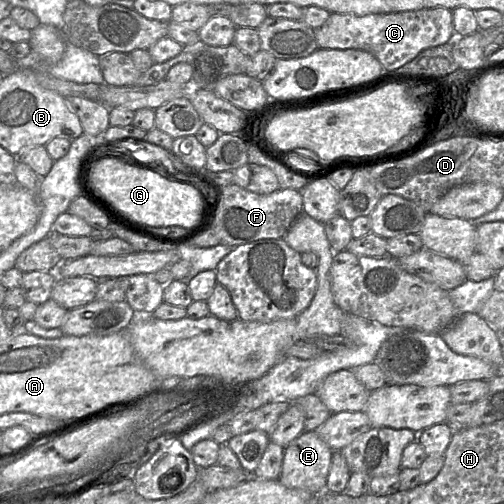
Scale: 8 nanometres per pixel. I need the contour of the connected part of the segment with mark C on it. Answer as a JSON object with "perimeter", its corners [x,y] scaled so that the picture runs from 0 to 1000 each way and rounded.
{"perimeter":[[[881,14],[730,30],[657,26],[645,46],[625,58],[625,69],[631,95],[734,103],[766,143],[788,141],[843,97],[897,83],[905,73],[897,20]]]}

